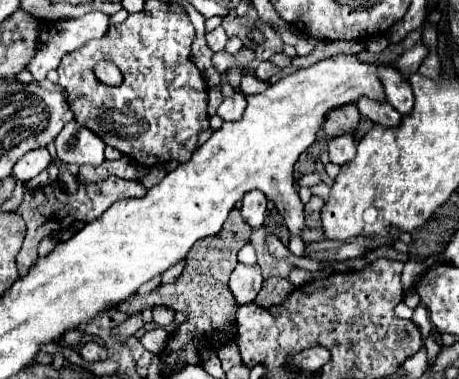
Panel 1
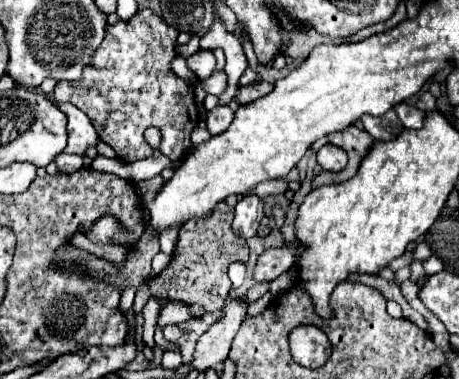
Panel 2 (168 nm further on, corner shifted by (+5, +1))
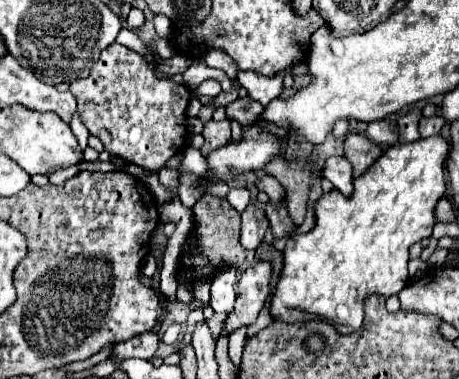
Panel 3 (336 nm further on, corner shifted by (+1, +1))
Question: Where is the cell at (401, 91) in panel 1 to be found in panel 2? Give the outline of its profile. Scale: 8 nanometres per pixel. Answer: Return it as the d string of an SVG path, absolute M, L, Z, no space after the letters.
M406 102L398 104L394 110L396 110L396 114L398 114L398 118L400 118L400 122L402 122L404 128L408 128L408 130L418 130L418 128L424 126L426 114L424 114L422 110L418 110L418 108L414 108L414 106L406 104Z

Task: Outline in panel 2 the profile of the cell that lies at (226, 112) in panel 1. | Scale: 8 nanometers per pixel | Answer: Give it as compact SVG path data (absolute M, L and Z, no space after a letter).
M216 106L212 112L208 112L208 118L206 118L208 132L212 136L218 136L220 132L224 132L230 126L232 118L234 118L234 112L228 106Z

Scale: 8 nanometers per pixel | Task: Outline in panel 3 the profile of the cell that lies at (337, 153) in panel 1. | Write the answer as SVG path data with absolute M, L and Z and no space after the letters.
M330 156L324 162L322 176L328 178L336 190L342 190L346 196L352 194L352 164L344 156Z

